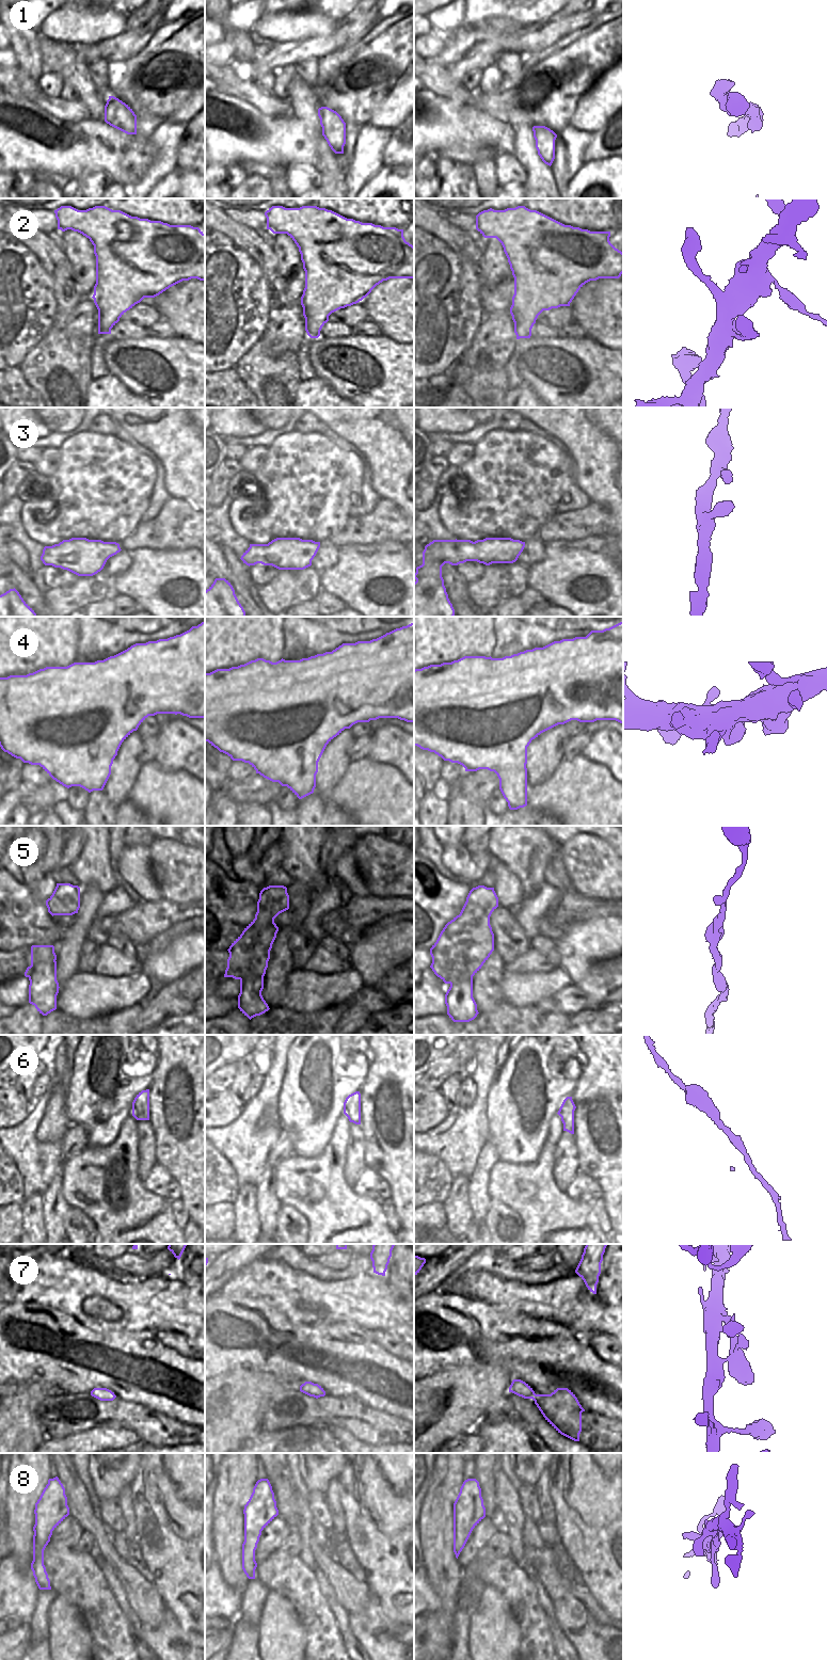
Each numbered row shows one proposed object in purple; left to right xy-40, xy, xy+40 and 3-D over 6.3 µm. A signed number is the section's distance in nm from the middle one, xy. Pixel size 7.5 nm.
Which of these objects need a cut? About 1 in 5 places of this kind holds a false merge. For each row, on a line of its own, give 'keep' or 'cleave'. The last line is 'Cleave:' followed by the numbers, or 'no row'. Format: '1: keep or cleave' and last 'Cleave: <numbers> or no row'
1: keep
2: cleave
3: keep
4: keep
5: keep
6: keep
7: keep
8: keep
Cleave: 2

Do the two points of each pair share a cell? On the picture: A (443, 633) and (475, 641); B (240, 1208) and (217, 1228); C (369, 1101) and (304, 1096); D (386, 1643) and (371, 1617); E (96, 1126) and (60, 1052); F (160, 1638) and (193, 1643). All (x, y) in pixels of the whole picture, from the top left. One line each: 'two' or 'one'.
A: one
B: two
C: two
D: one
E: two
F: one

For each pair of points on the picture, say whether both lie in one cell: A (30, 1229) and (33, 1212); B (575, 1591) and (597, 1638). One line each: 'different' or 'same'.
A: same
B: same

